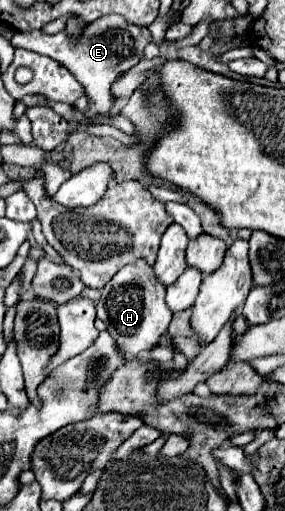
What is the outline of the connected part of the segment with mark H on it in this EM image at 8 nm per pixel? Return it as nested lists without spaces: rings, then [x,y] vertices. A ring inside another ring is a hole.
[[[138,258],[132,264],[126,264],[104,288],[100,300],[96,304],[98,318],[108,326],[108,332],[116,338],[118,346],[124,352],[138,354],[142,350],[150,350],[158,344],[160,336],[166,332],[172,312],[166,306],[166,288],[154,276],[154,268],[144,260]]]

